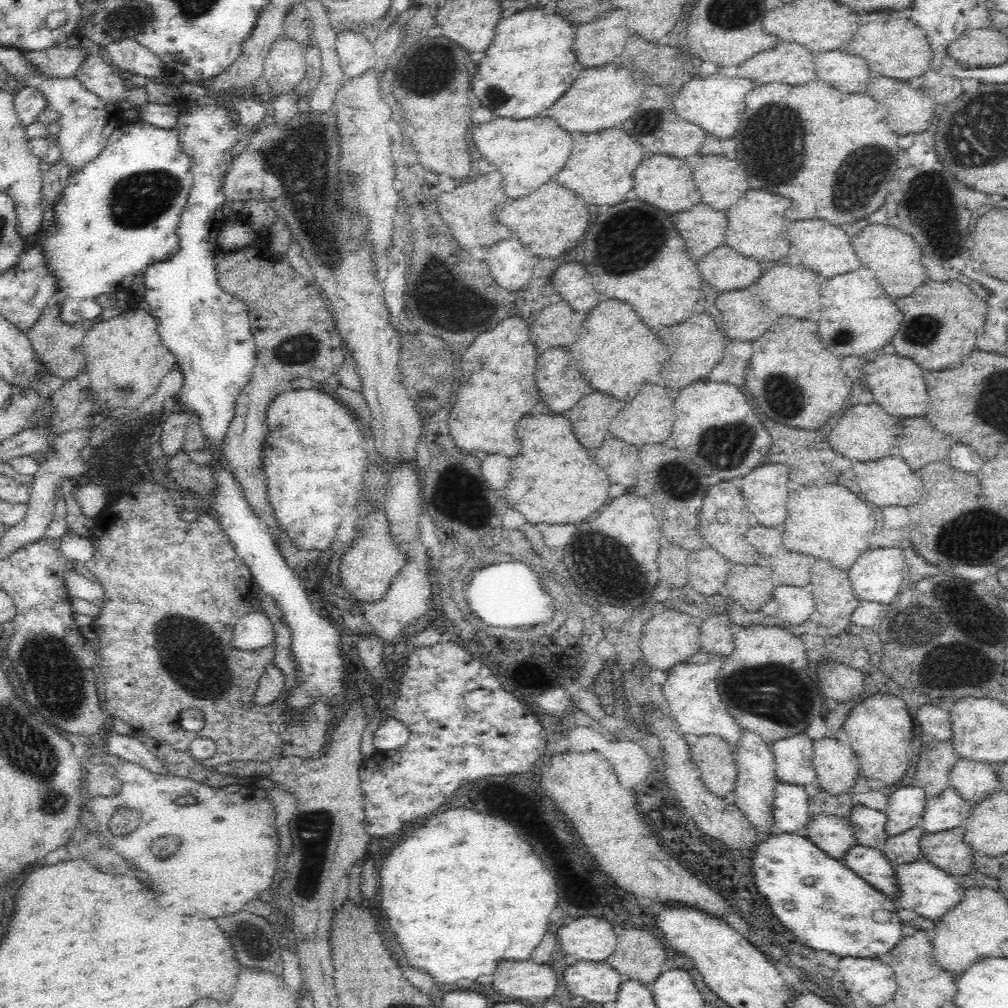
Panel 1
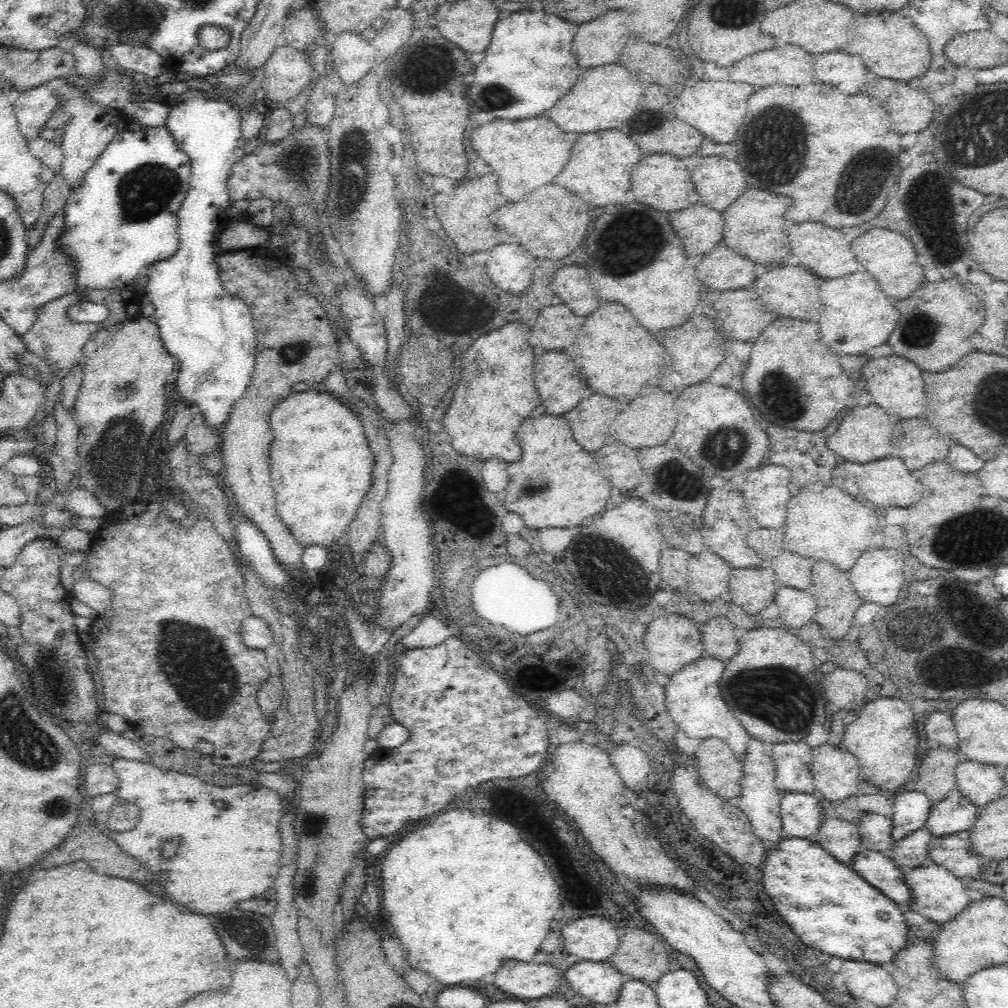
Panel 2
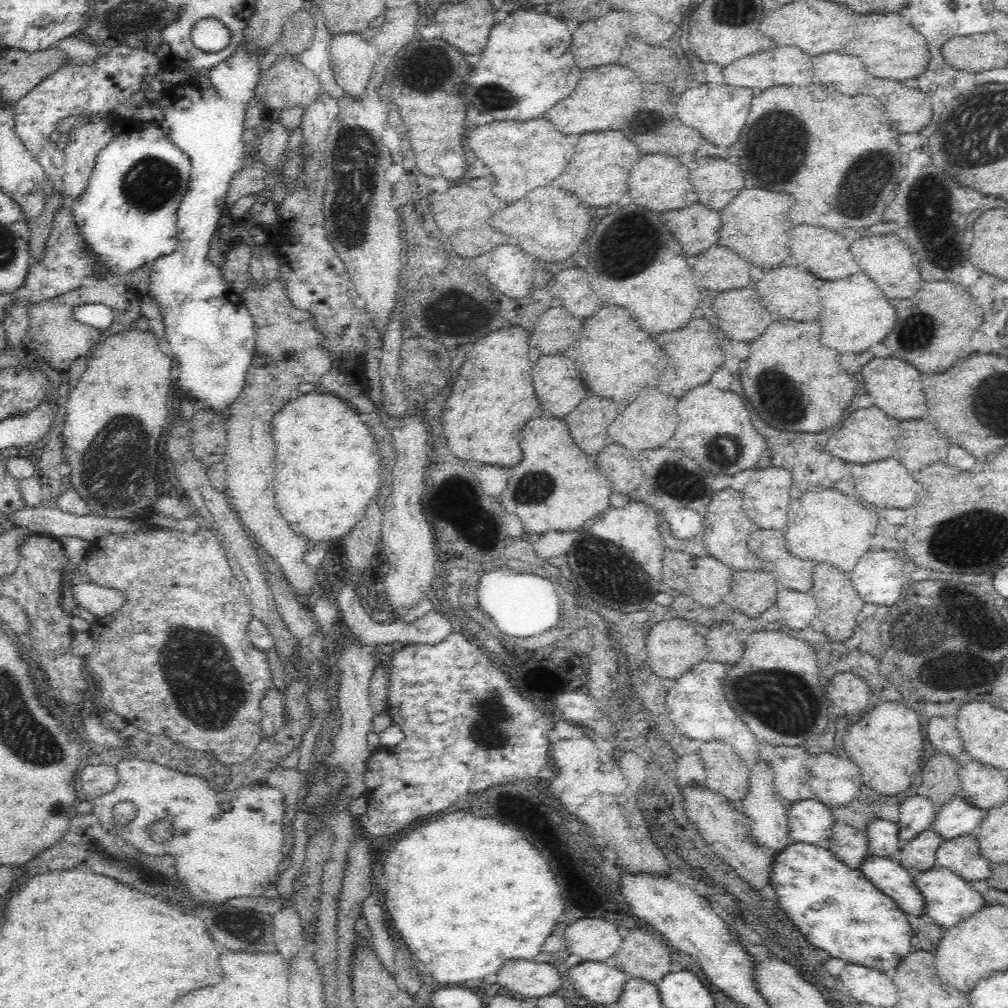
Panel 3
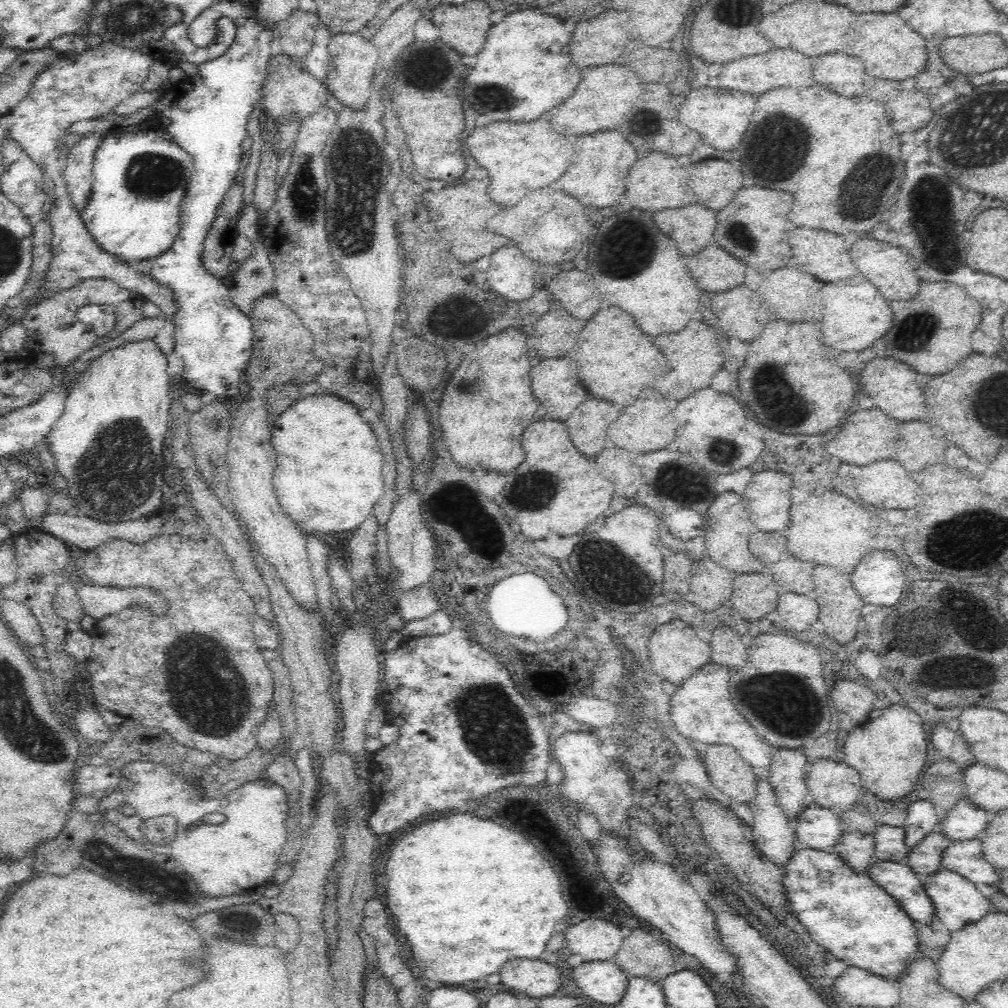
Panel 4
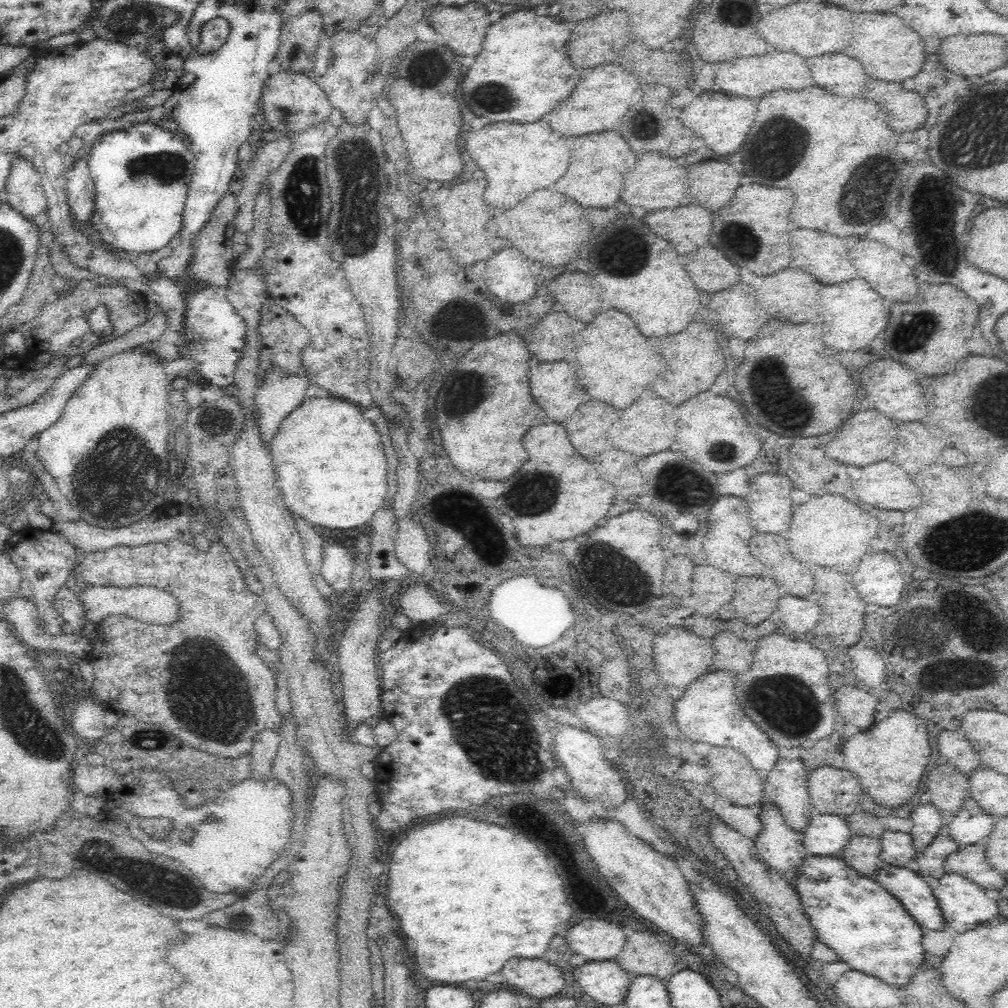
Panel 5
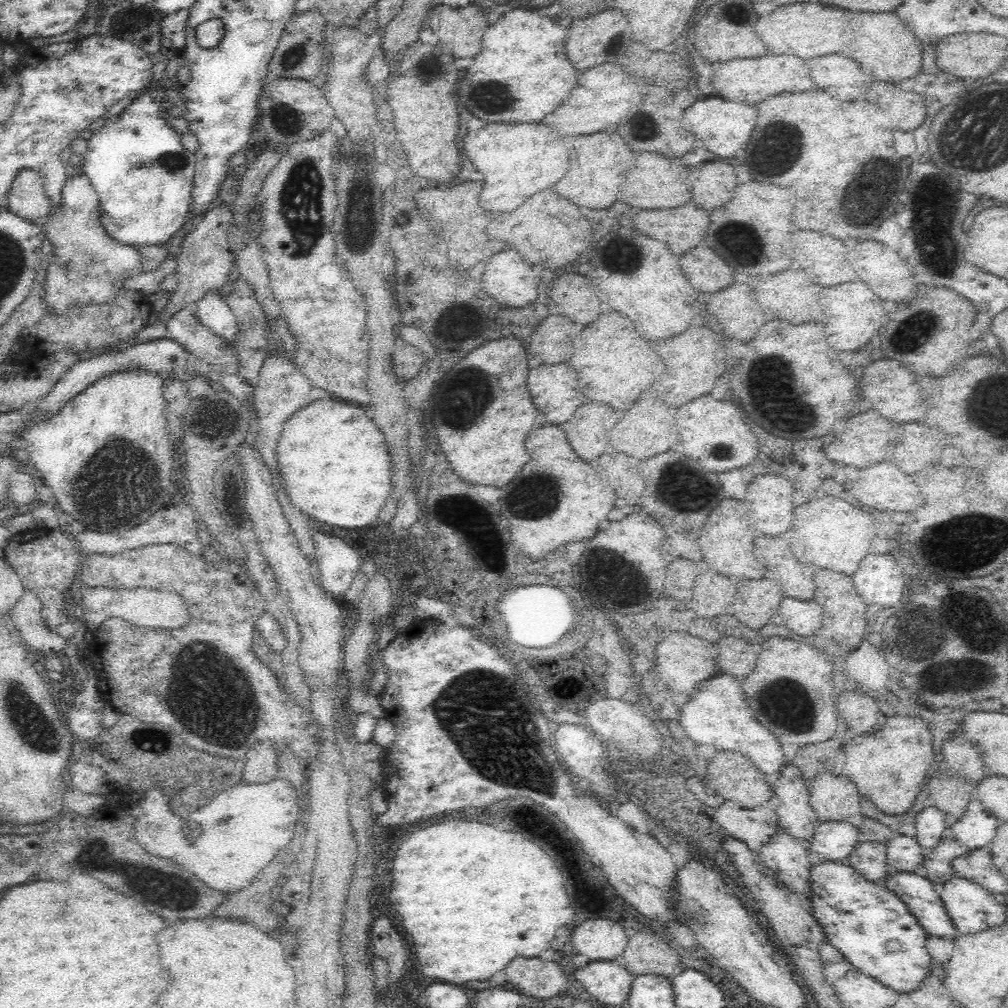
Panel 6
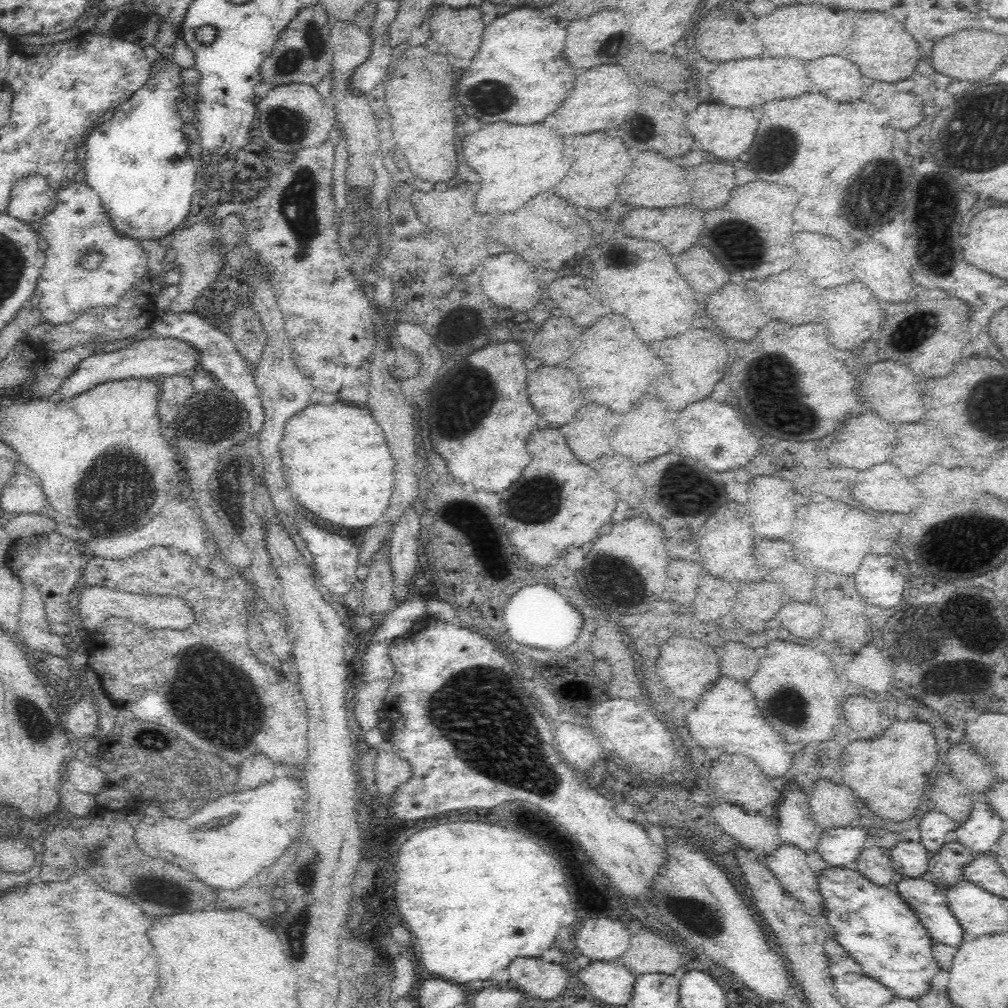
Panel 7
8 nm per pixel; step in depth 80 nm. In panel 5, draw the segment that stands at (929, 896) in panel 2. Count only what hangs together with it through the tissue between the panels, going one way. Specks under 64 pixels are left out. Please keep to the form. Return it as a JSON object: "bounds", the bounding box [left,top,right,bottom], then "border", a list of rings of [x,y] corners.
{"bounds":[927,872,1002,933],"border":[[[947,872],[944,878],[928,878],[927,884],[938,901],[946,926],[963,933],[1002,917],[995,900],[988,898],[984,889],[962,875]]]}

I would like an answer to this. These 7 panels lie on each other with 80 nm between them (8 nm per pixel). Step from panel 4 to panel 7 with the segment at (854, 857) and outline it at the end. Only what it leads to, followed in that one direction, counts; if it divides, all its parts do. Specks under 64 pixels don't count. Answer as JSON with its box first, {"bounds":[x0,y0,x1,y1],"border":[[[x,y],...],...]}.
{"bounds":[854,847,898,885],"border":[[[873,847],[860,852],[854,868],[876,885],[888,885],[898,879],[893,867],[891,851],[886,848]]]}

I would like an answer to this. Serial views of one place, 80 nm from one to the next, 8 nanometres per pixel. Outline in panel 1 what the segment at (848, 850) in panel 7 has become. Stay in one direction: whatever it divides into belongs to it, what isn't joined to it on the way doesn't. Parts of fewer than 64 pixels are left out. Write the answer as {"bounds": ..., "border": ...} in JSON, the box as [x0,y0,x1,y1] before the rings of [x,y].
{"bounds":[774,782,814,834],"border":[[[776,782],[774,823],[776,830],[784,834],[799,834],[812,824],[814,812],[810,791],[796,785]]]}

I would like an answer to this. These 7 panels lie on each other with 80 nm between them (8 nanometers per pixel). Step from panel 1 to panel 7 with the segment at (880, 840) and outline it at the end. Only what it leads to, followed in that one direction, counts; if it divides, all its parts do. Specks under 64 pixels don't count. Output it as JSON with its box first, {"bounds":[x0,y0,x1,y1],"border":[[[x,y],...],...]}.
{"bounds":[891,842,930,878],"border":[[[900,842],[891,851],[893,867],[899,878],[921,878],[929,867],[930,852],[920,843]]]}

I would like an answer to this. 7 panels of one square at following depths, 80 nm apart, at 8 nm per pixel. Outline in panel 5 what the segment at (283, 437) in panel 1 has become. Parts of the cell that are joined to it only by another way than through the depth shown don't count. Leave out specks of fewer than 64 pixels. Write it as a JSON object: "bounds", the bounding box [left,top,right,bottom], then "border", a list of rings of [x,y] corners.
{"bounds":[271,398,386,529],"border":[[[327,398],[307,399],[280,423],[280,428],[271,442],[271,456],[276,466],[275,483],[281,499],[293,515],[324,528],[359,527],[363,529],[372,520],[373,514],[382,508],[386,498],[386,466],[380,433],[370,420],[364,420],[363,408],[344,400]]]}

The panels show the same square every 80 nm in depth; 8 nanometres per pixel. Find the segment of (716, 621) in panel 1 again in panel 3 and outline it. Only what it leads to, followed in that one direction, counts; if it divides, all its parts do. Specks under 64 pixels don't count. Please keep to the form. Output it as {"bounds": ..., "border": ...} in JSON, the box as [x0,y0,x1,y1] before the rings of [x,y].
{"bounds":[705,622,745,667],"border":[[[716,622],[710,628],[708,640],[705,641],[710,648],[710,654],[705,658],[708,662],[724,663],[731,667],[743,657],[745,648],[742,648],[742,642],[738,642],[728,622]]]}

